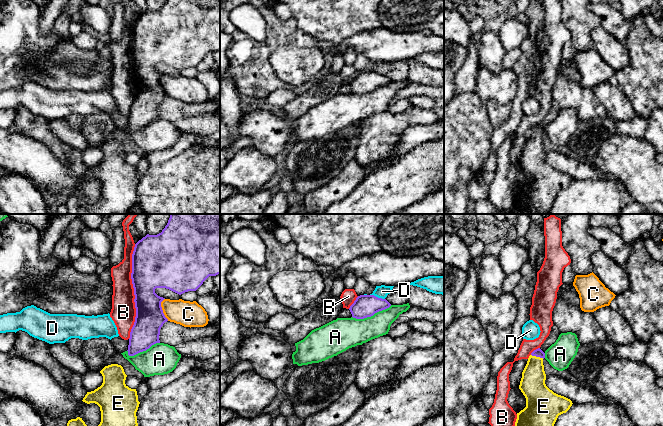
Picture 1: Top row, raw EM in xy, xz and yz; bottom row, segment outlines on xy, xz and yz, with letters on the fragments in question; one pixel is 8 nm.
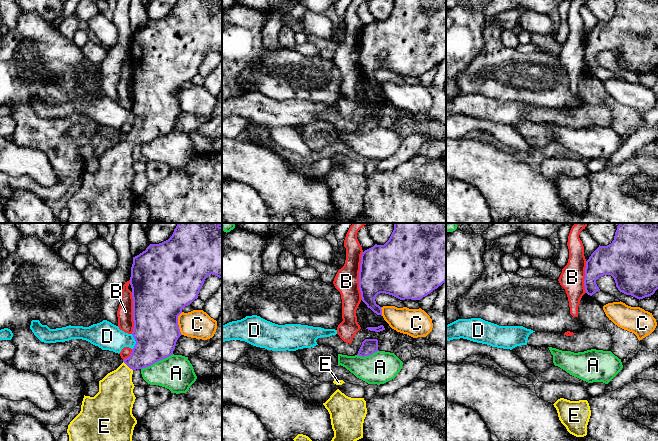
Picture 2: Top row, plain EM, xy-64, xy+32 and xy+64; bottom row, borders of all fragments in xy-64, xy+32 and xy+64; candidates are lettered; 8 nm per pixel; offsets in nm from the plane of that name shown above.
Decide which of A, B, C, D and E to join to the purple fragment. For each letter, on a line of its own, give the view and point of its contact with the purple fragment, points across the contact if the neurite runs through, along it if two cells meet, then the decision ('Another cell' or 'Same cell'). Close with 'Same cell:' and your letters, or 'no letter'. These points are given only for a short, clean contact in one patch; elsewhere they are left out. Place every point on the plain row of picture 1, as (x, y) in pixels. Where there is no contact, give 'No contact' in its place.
A: Touches purple at xz (371, 91). Boundary: xz (391, 81), (370, 92), (363, 94), (352, 93). Another cell
B: Touches purple at xy (134, 67). Another cell
C: Touches purple at xy (161, 85). Another cell
D: Touches purple at xz (377, 73). Boundary: xz (370, 70), (384, 75). Another cell
E: Touches purple at yz (537, 132). Path across: yz (538, 128), (537, 132), (532, 161). Same cell
Same cell: E

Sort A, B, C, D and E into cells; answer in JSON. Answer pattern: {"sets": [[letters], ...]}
{"sets": [["A"], ["B"], ["C"], ["D"], ["E"]]}

